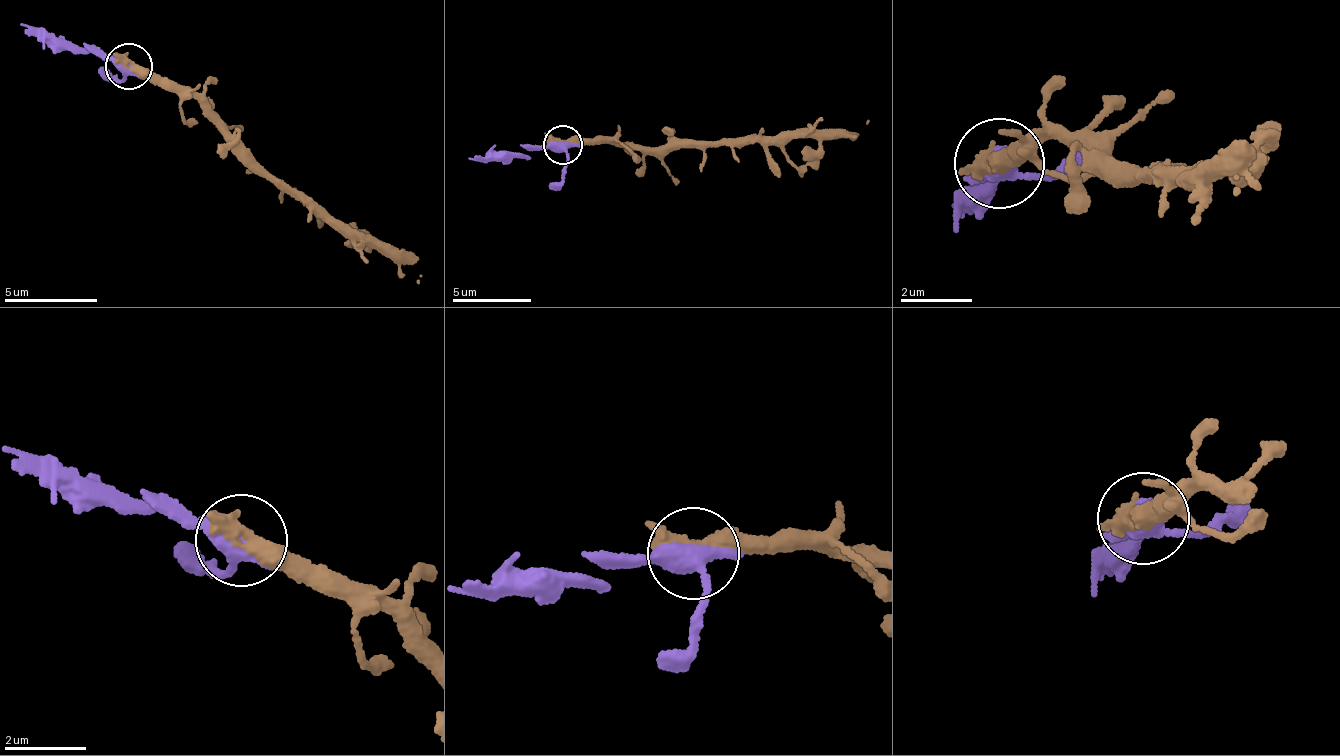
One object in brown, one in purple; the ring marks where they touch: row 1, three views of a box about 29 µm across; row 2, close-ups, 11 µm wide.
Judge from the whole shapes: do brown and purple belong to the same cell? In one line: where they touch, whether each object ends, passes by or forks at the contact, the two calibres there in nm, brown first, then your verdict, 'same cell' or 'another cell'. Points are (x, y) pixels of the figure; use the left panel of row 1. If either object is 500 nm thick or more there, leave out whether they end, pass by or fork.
at (128, 66); brown passes by; purple passes by; 380 nm thick on the brown side, 480 nm on the other; same cell

